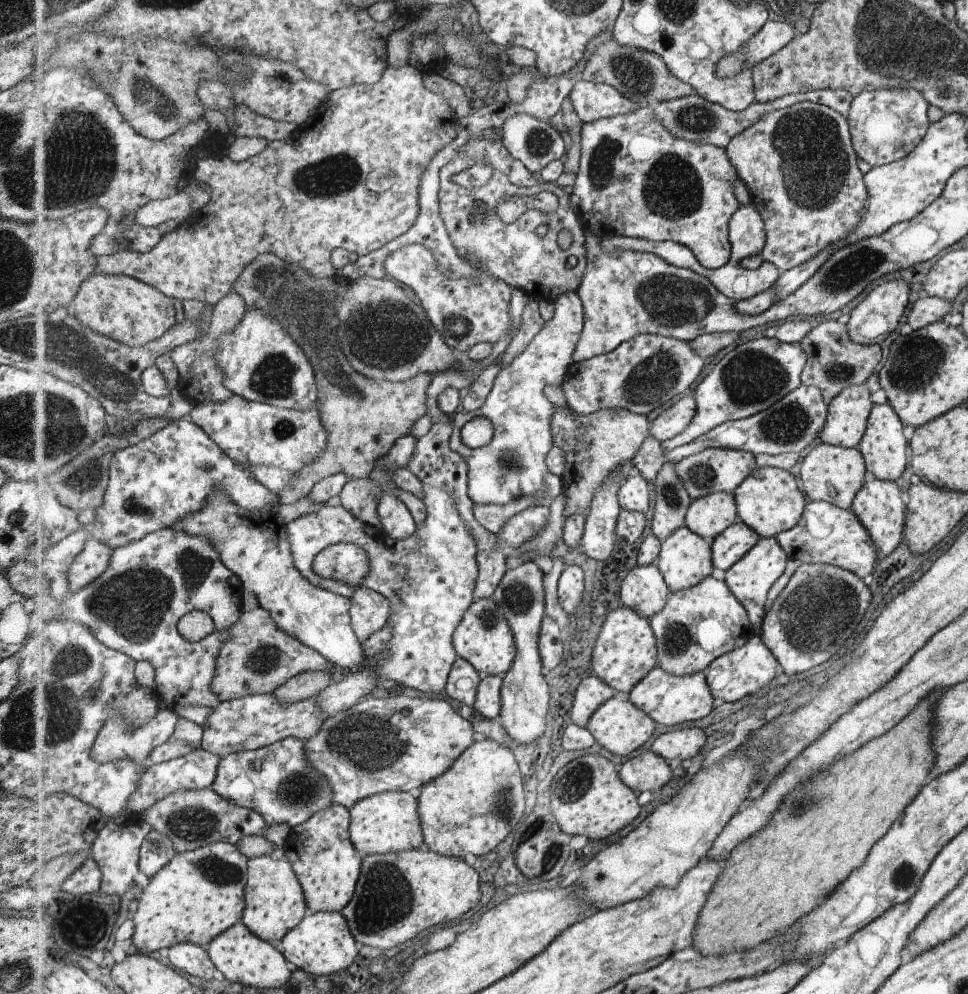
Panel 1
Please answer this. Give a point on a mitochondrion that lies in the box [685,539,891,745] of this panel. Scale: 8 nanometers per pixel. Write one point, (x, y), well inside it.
(832, 592)

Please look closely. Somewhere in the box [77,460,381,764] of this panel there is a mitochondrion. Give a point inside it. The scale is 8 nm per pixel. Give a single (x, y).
(134, 602)

